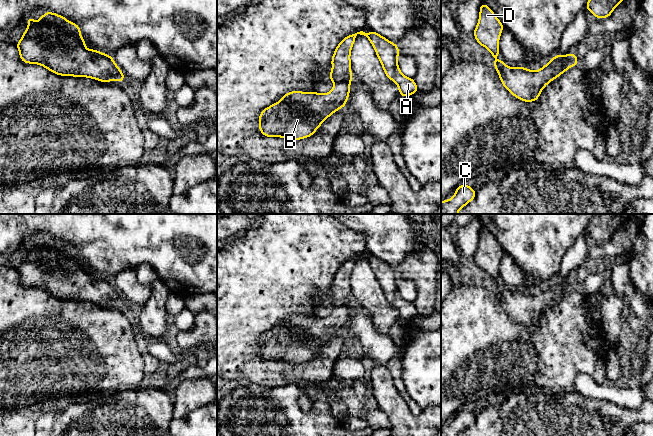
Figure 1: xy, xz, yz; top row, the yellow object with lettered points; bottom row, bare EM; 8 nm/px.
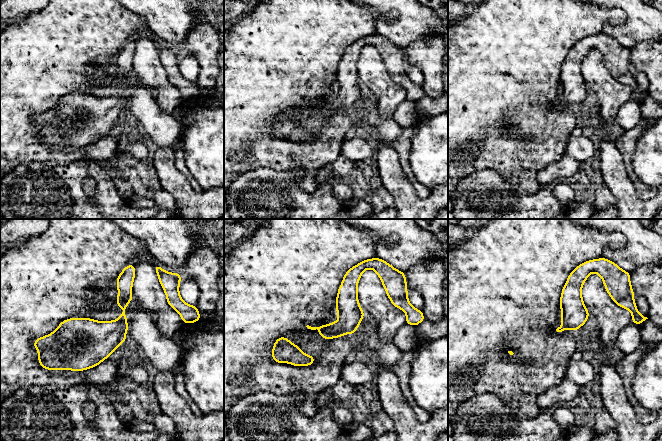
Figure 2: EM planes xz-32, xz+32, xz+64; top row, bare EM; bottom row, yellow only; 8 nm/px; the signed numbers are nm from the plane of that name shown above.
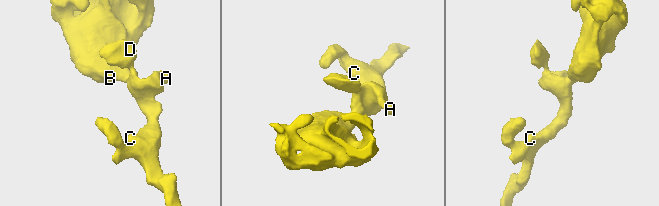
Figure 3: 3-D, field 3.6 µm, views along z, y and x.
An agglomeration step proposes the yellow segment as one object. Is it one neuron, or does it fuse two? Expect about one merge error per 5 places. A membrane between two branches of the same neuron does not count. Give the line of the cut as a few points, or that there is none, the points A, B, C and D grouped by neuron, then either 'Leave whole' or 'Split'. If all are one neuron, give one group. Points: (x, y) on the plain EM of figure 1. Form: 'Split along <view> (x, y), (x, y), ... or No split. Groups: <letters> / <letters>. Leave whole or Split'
No split. Groups: A B C D. Leave whole

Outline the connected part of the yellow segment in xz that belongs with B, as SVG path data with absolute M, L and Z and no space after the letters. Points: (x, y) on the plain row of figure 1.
M363 255L345 261L336 271L331 283L332 295L329 303L334 307L332 314L325 318L317 316L292 315L259 340L259 354L267 361L281 361L292 364L312 360L320 349L334 336L344 332L350 317L351 297L350 278L356 260L366 260L376 278L386 300L395 306L399 319L411 320L418 315L414 303L404 300L398 290L398 269L380 258Z

